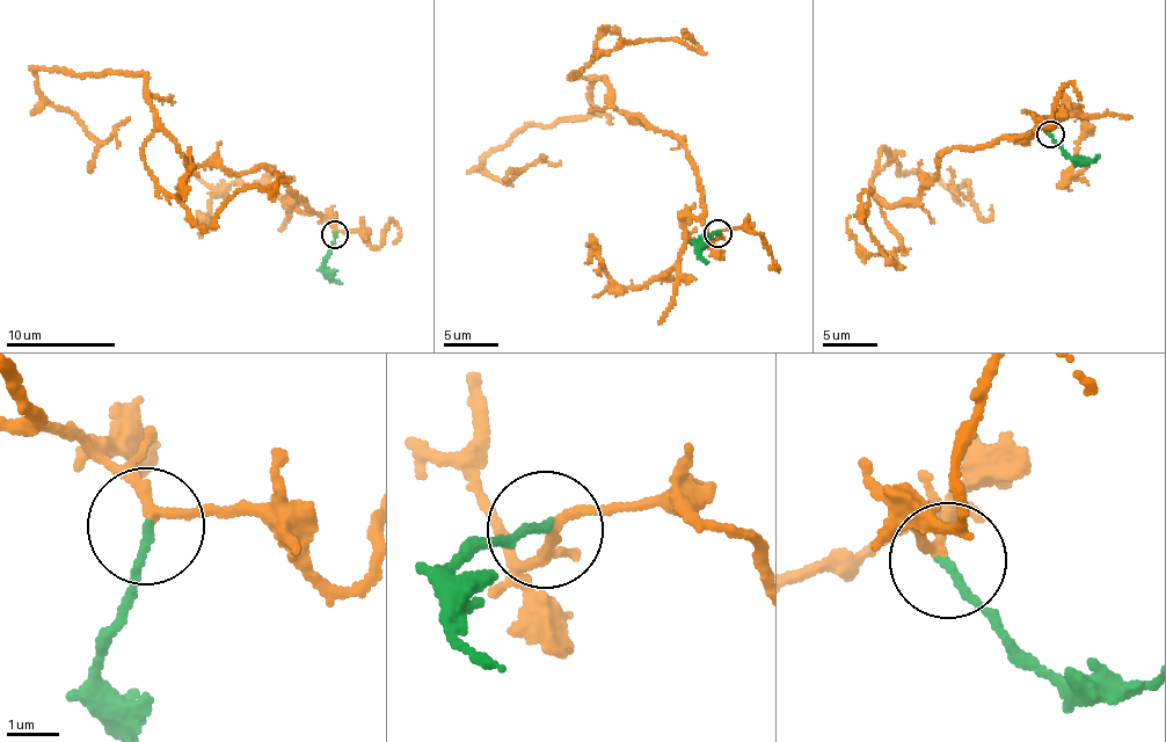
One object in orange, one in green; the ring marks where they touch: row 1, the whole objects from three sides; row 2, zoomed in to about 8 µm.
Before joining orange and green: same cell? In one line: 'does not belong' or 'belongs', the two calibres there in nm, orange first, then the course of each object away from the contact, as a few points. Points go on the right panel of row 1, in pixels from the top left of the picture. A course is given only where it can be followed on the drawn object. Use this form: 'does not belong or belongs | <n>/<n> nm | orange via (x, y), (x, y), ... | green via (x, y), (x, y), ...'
belongs | 170/140 nm | orange via (1049, 132), (948, 148), (890, 204), (871, 189), (879, 151), (901, 175), (970, 183), (984, 219), (991, 205) | green via (1050, 133), (1071, 157), (1090, 160), (1098, 155)

